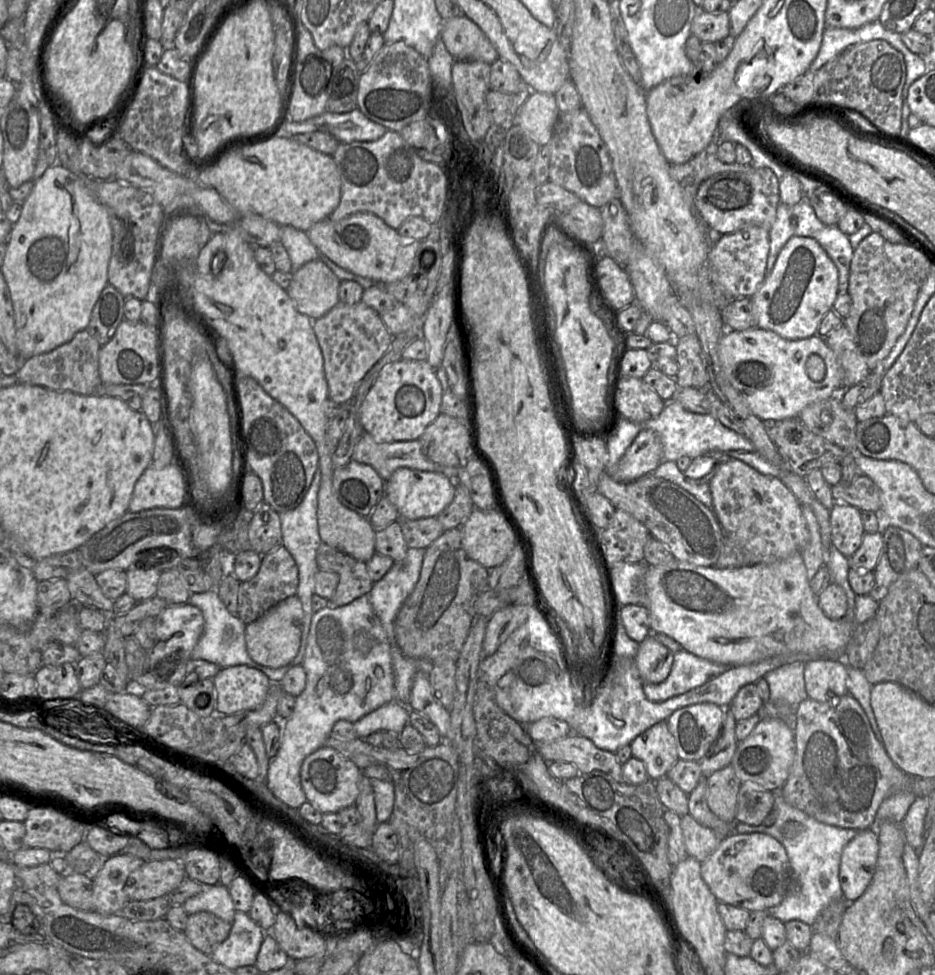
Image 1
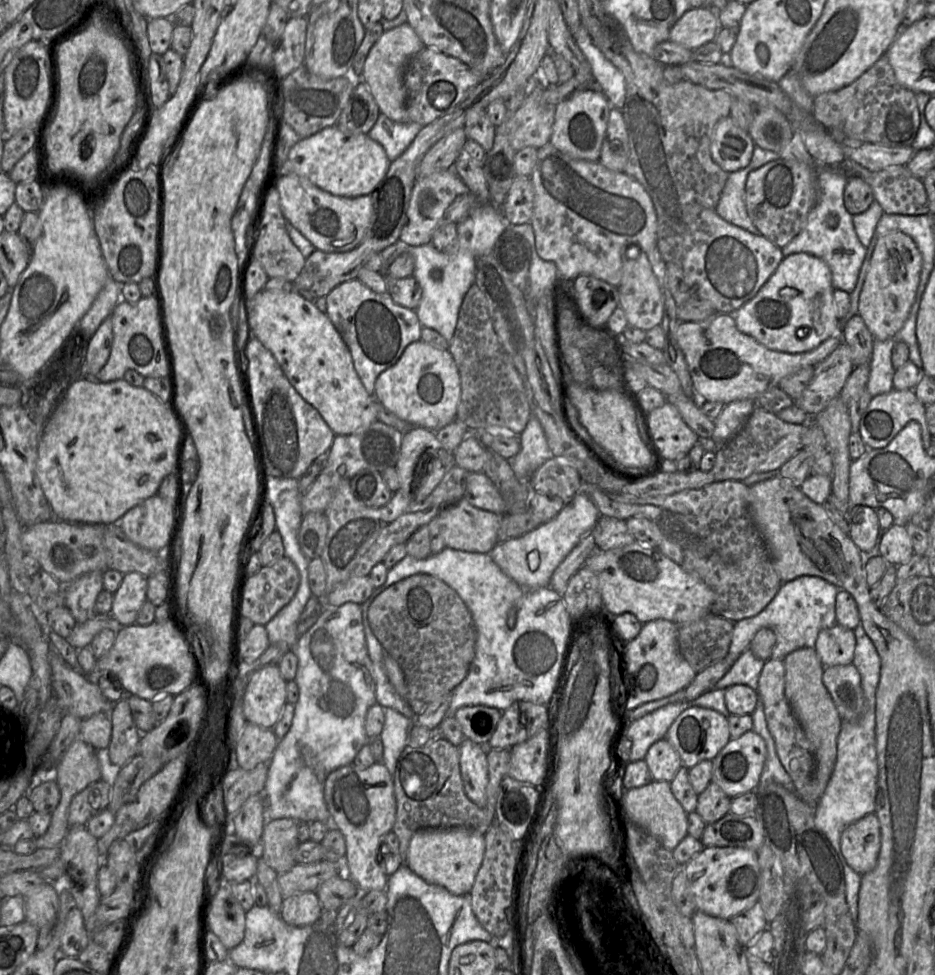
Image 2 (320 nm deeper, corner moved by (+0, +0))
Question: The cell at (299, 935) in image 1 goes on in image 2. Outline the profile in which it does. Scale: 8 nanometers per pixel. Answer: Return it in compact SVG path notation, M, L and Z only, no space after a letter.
M315 891L296 893L282 902L280 916L285 923L295 927L304 927L315 923L323 908Z

